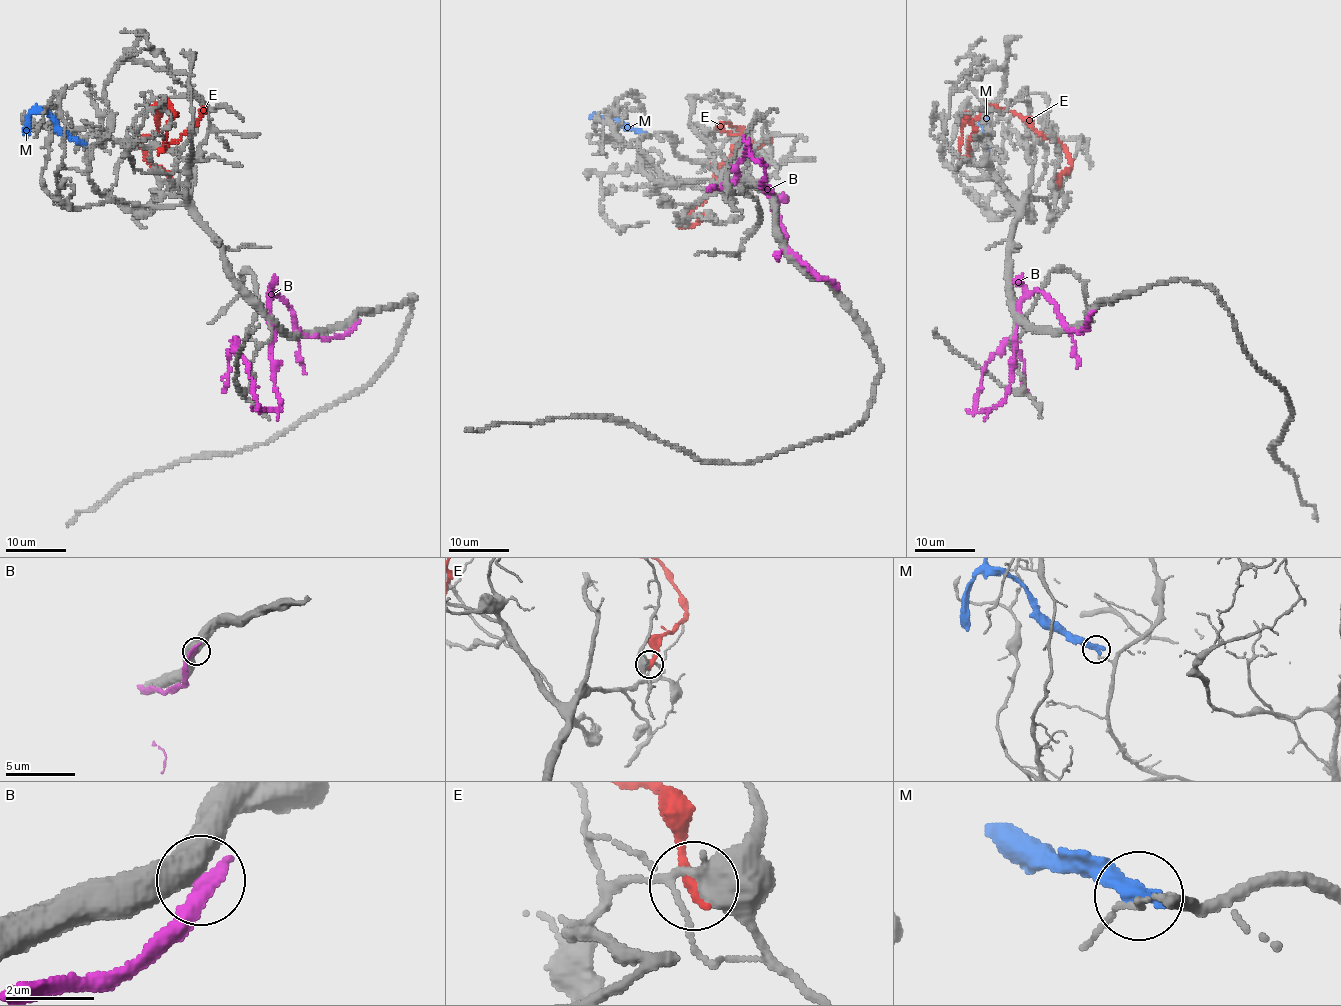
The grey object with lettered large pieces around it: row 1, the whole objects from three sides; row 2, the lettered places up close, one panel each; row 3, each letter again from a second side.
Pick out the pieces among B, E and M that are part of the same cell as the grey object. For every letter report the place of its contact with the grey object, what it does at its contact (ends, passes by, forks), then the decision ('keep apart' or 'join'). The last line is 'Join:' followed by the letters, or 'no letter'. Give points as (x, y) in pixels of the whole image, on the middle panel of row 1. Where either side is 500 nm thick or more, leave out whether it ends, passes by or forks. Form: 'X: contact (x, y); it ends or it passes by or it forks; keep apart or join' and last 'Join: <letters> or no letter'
B: contact (833, 286); keep apart
E: contact (701, 215); it ends; keep apart
M: contact (643, 134); it ends; keep apart
Join: no letter

